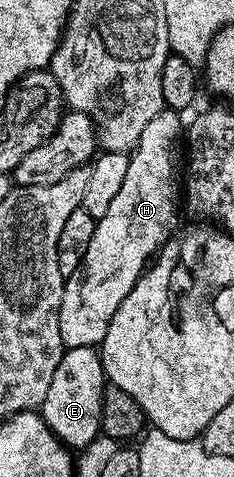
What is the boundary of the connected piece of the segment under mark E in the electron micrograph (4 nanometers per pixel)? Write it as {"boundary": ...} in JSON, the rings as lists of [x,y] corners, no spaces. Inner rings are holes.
{"boundary":[[[85,345],[66,349],[60,359],[60,367],[52,375],[48,395],[42,400],[40,416],[54,436],[63,445],[74,451],[81,451],[92,443],[104,425],[104,396],[102,388],[107,388],[106,373],[102,369],[102,359],[97,348]]]}

